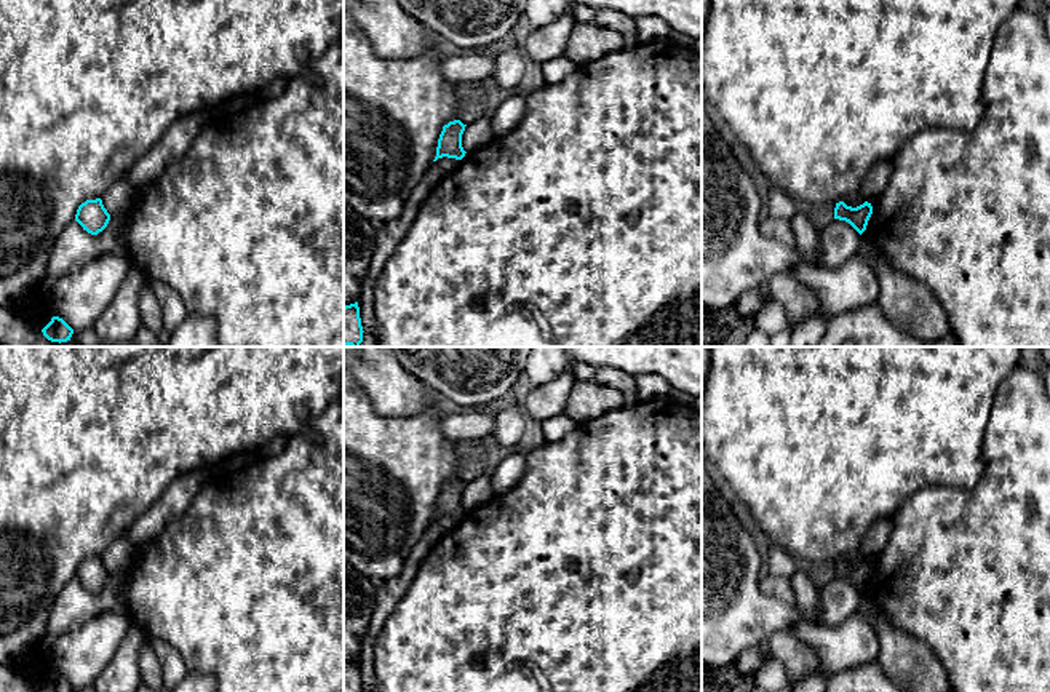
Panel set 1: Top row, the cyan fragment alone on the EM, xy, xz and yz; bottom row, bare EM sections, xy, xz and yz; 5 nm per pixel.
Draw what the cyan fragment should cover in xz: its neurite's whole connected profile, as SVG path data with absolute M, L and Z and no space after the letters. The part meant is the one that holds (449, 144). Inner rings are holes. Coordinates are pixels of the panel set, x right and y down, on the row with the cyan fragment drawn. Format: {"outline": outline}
{"outline": "M460 120L449 121L443 126L433 161L443 157L455 160L462 160L465 157L467 152L462 147L462 134L465 126L467 125L463 125Z"}

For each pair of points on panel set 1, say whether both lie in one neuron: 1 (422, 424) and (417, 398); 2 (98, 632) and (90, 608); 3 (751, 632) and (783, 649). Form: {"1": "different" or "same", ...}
{"1": "different", "2": "different", "3": "different"}

